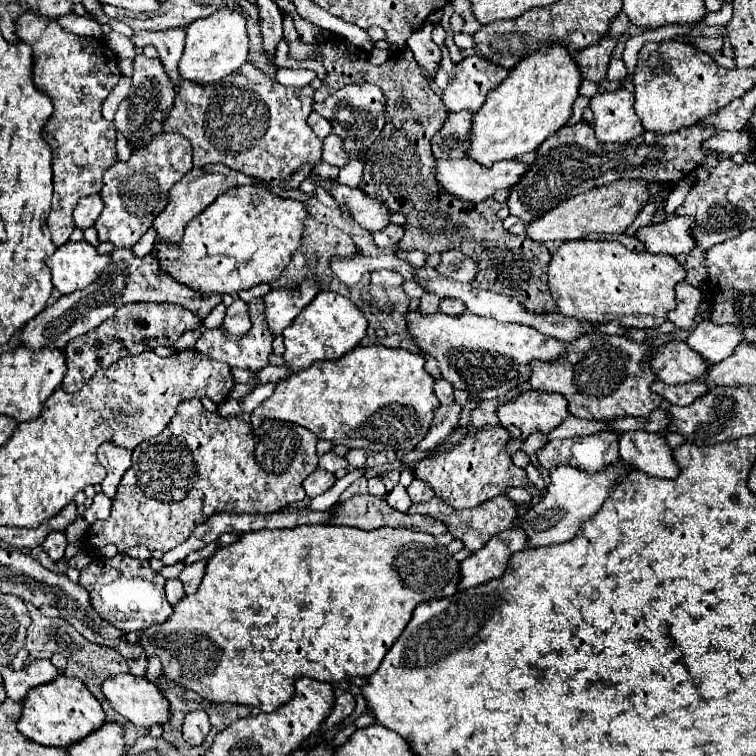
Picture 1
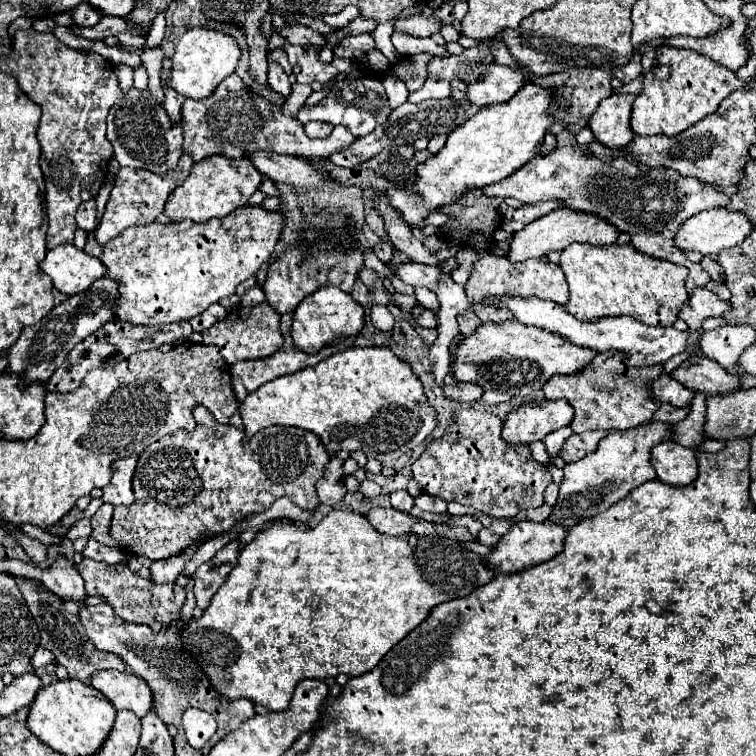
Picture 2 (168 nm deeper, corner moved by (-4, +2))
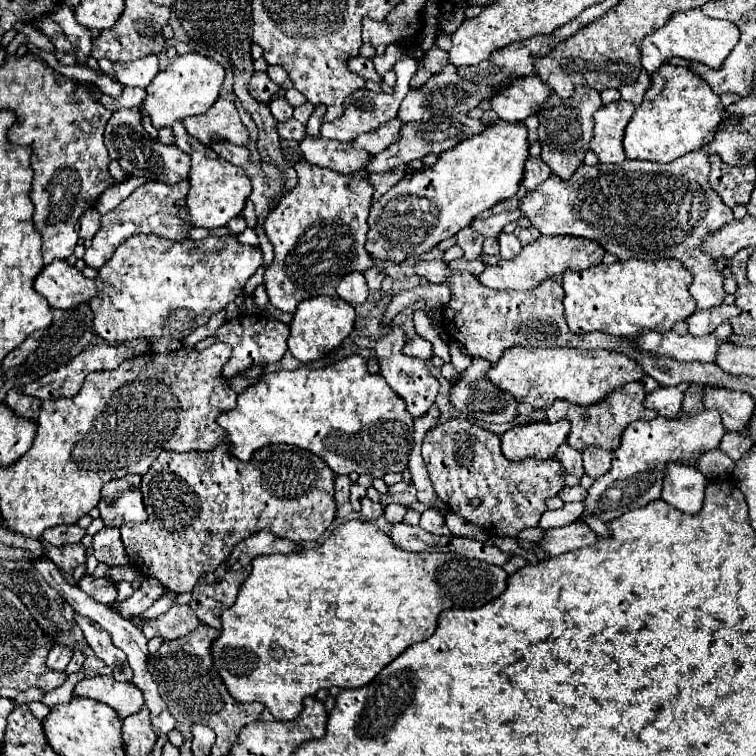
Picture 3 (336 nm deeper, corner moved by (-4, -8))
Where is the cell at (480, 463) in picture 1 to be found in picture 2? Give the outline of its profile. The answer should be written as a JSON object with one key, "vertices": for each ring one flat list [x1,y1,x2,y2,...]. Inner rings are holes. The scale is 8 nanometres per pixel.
{"vertices":[[456,408,452,418,454,418,454,422,448,426,446,434,428,442,422,456,412,464,412,476,424,488,426,494,440,496,446,502,452,500,458,504,472,506,478,512,488,514,492,518,512,518,520,510,538,508,544,504,542,494,544,494,546,486,552,482,552,474,546,470,546,466,538,464,532,458,528,446,506,444,500,438,502,420,498,416,492,416,490,412,474,410,474,408]]}

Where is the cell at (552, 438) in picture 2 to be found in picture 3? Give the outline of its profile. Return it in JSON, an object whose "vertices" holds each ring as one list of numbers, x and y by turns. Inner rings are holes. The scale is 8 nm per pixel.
{"vertices":[[562,444,560,450,556,450,556,460,564,466,564,470,568,474,574,474,574,476,582,476,584,474,584,468,582,468,582,454,578,450,574,450,572,446,568,444]]}

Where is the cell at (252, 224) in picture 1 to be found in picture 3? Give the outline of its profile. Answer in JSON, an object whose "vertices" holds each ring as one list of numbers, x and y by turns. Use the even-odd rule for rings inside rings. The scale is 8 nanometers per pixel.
{"vertices":[[134,234,98,270,94,280,98,294,90,300,94,310,92,330,108,342,160,336,184,340,212,314,234,302,262,262,260,246,240,244,236,236,176,242,156,234]]}

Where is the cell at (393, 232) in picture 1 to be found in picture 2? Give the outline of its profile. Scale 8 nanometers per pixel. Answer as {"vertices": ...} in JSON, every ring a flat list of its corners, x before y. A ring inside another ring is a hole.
{"vertices":[[378,242,378,244,374,246,374,252,376,252,378,260,386,264,386,262,392,258,392,244,390,244,390,242]]}

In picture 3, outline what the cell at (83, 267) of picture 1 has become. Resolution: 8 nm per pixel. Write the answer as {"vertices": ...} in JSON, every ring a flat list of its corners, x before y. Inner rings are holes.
{"vertices":[[56,260,42,268,34,282,36,292,40,292,52,308,72,308,76,304,88,302,96,296,94,280,86,278,76,266,66,260]]}

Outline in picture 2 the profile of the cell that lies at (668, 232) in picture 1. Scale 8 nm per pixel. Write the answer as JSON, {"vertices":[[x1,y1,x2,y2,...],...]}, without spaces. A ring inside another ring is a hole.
{"vertices":[[714,208,686,220,676,234,680,250,694,250,704,256,716,256,720,250,732,248,752,232,754,224,742,212]]}

